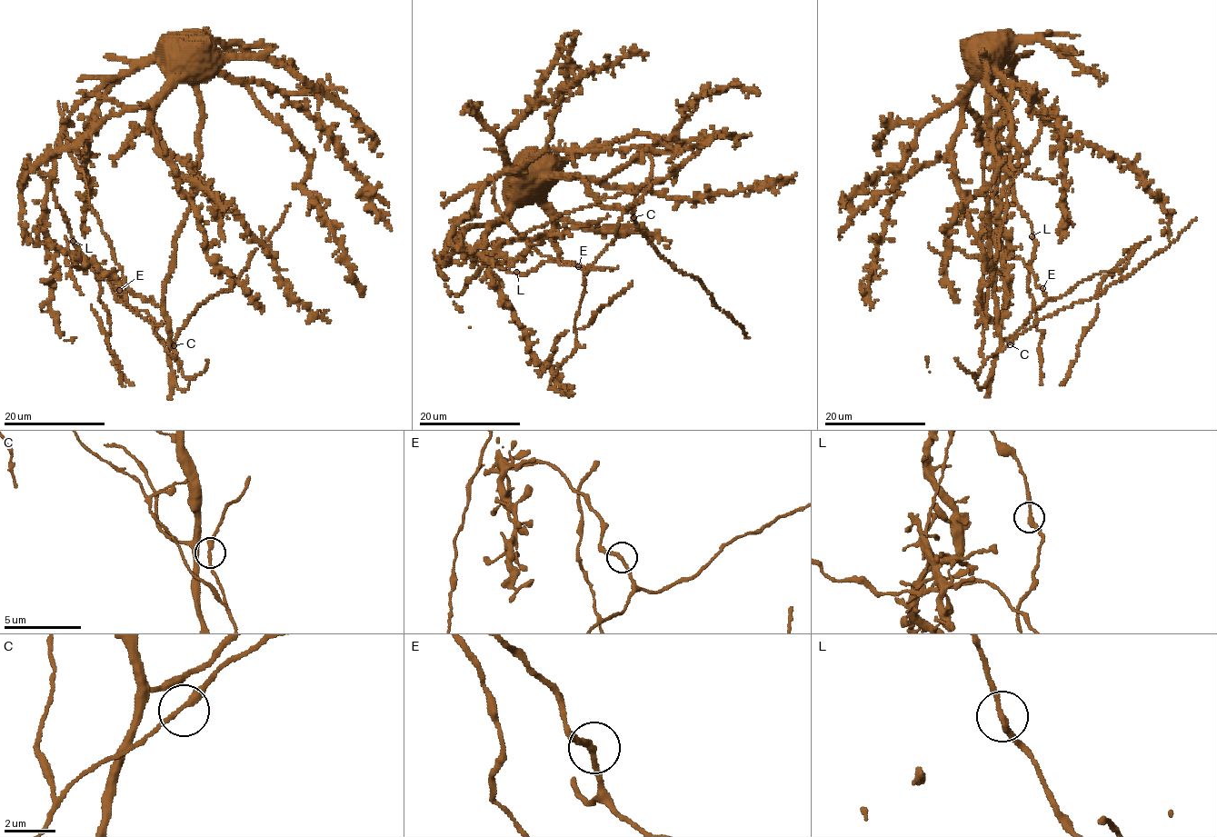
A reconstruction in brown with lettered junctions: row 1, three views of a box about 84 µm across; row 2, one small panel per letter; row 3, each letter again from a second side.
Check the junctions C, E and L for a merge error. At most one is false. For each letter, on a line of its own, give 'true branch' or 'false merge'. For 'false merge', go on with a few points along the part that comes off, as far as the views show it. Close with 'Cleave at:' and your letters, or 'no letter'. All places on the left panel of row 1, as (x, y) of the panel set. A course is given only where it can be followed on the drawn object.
C: true branch
E: true branch
L: true branch
Cleave at: no letter

